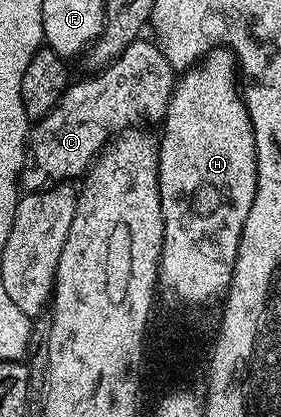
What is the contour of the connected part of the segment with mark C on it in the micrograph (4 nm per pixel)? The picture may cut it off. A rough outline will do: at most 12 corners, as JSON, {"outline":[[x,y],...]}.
{"outline":[[133,40],[31,127],[26,192],[77,181],[115,136],[165,120],[176,83]]}

